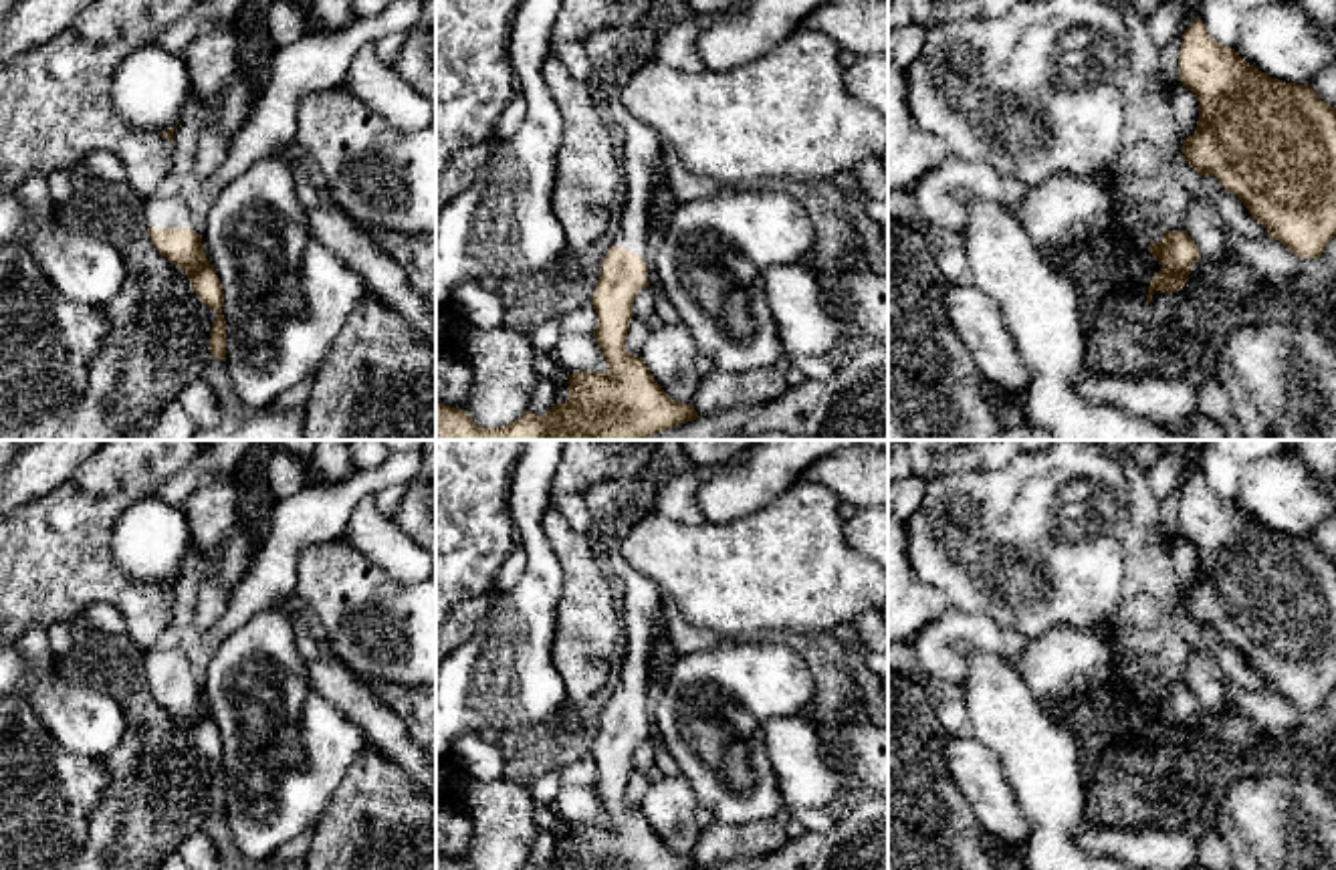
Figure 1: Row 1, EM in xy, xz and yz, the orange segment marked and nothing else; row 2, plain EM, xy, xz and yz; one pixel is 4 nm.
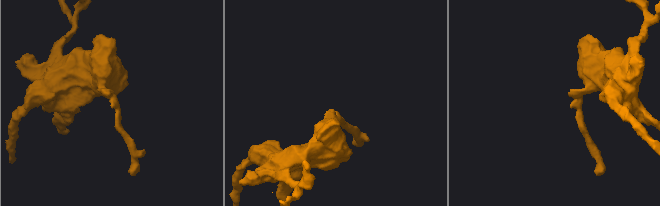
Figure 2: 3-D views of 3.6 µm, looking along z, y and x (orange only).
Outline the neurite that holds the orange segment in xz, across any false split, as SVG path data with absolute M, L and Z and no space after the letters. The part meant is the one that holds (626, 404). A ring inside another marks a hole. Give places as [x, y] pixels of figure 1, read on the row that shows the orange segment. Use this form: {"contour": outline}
{"contour": "M656 36L644 50L622 55L605 85L607 105L622 127L620 174L626 204L609 250L599 260L599 281L591 297L597 313L593 331L607 373L573 371L569 398L545 416L525 412L500 428L480 428L460 410L436 404L436 440L648 440L672 426L698 418L692 404L672 400L642 357L626 349L636 295L652 285L648 260L650 198L664 182L660 135L622 105L630 75L656 61Z"}

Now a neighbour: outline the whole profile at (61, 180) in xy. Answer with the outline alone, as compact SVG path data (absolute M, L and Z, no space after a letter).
M61 168L48 174L50 200L57 208L63 206L71 198L73 176L75 176L75 168Z

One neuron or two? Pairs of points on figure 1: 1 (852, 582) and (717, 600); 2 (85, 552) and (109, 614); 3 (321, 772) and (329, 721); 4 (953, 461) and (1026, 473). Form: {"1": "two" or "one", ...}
{"1": "one", "2": "two", "3": "one", "4": "two"}

